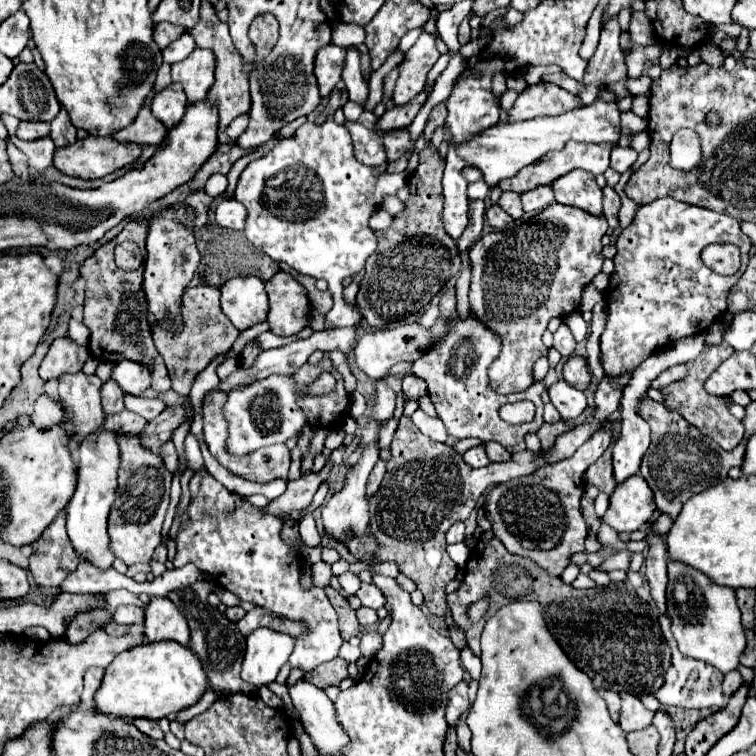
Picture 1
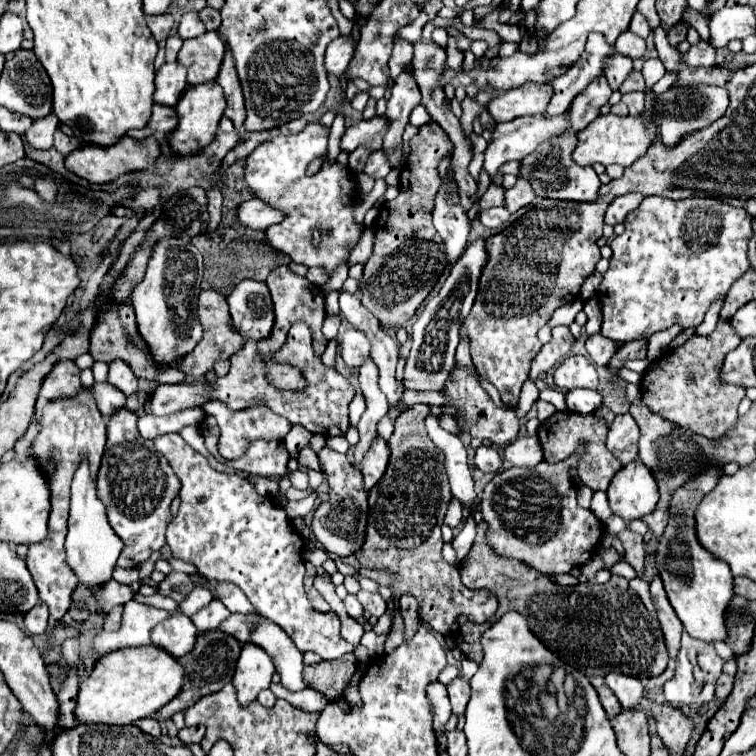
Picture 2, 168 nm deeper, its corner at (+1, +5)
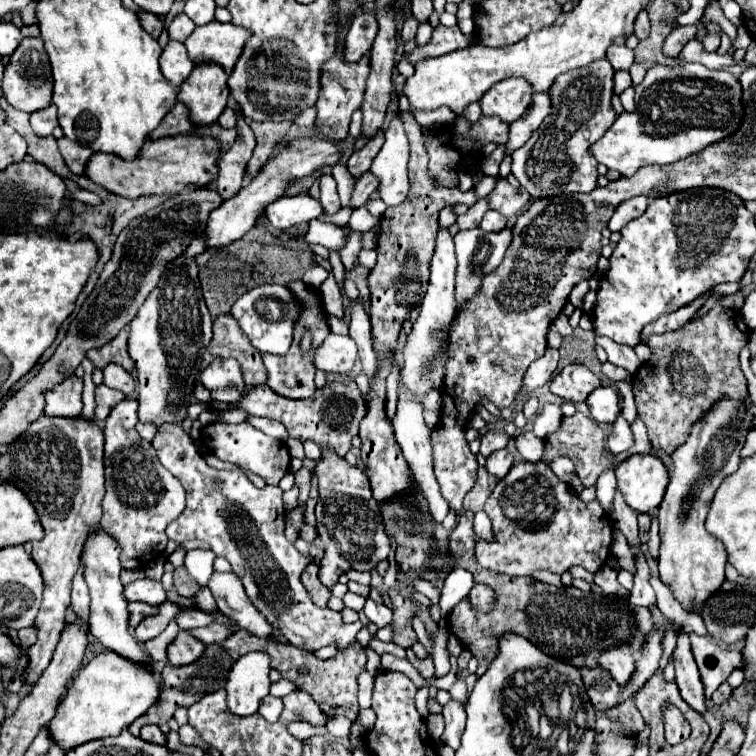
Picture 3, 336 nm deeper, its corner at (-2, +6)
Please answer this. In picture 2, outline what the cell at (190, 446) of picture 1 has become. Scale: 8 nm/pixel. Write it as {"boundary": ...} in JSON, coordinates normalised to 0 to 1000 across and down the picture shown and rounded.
{"boundary":[[[237,573],[213,575],[202,583],[205,594],[218,602],[242,639],[237,676],[221,694],[221,721],[229,737],[255,745],[274,766],[311,771],[340,811],[380,835],[396,861],[422,864],[433,874],[467,861],[464,851],[448,837],[448,816],[443,811],[417,808],[403,787],[403,718],[388,694],[382,694],[369,663],[358,655],[343,655],[337,644],[316,628],[282,620]]]}

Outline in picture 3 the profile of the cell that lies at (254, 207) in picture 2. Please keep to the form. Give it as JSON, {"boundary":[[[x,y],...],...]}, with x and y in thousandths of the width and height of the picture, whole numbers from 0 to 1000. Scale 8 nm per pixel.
{"boundary":[[[407,257],[373,259],[349,278],[349,288],[357,294],[357,299],[376,304],[386,299],[407,296],[423,283],[426,283],[426,270]]]}

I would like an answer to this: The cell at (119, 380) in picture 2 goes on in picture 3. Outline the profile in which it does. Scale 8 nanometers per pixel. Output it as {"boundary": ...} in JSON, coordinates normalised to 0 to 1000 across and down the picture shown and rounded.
{"boundary":[[[143,481],[138,487],[138,508],[151,513],[151,516],[164,519],[167,524],[172,524],[177,519],[177,513],[180,513],[177,500],[172,497],[172,492],[161,489],[161,484],[153,484],[153,481]]]}

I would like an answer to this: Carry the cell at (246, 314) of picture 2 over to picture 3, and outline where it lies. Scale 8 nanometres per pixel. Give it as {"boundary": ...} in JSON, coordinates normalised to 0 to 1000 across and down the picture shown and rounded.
{"boundary":[[[368,376],[339,378],[315,394],[304,413],[315,423],[317,434],[331,447],[331,452],[339,463],[357,466],[357,468],[378,468],[381,466],[384,452],[386,452],[386,431],[397,418],[397,407],[378,378],[368,378]]]}

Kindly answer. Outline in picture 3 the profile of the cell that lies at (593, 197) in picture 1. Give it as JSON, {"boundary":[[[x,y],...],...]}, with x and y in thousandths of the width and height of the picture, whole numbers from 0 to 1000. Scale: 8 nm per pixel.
{"boundary":[[[802,77],[772,90],[741,98],[728,116],[730,148],[701,185],[677,201],[677,230],[701,254],[704,262],[735,257],[780,257],[788,249],[791,214],[780,204],[780,193],[810,167],[815,148],[807,140],[812,124],[812,93]]]}

